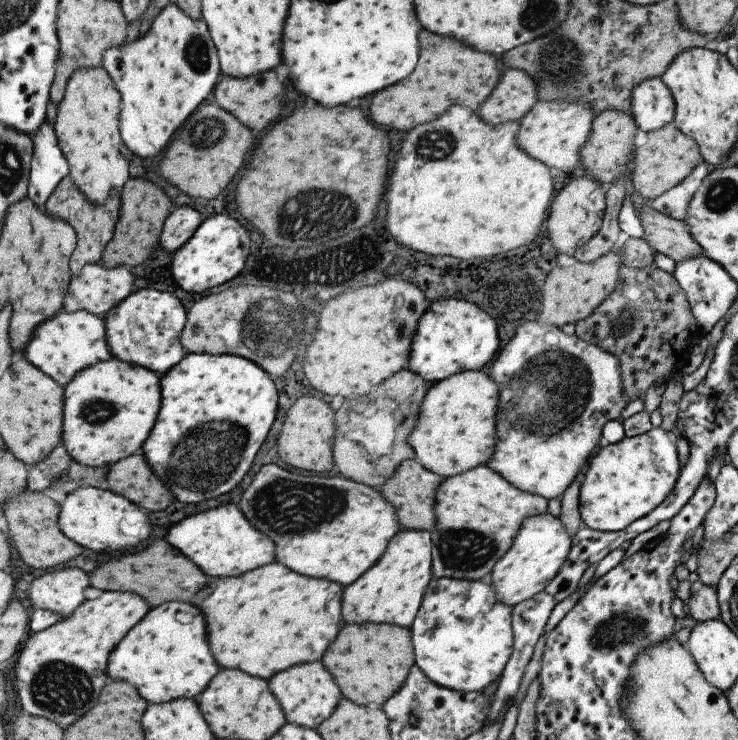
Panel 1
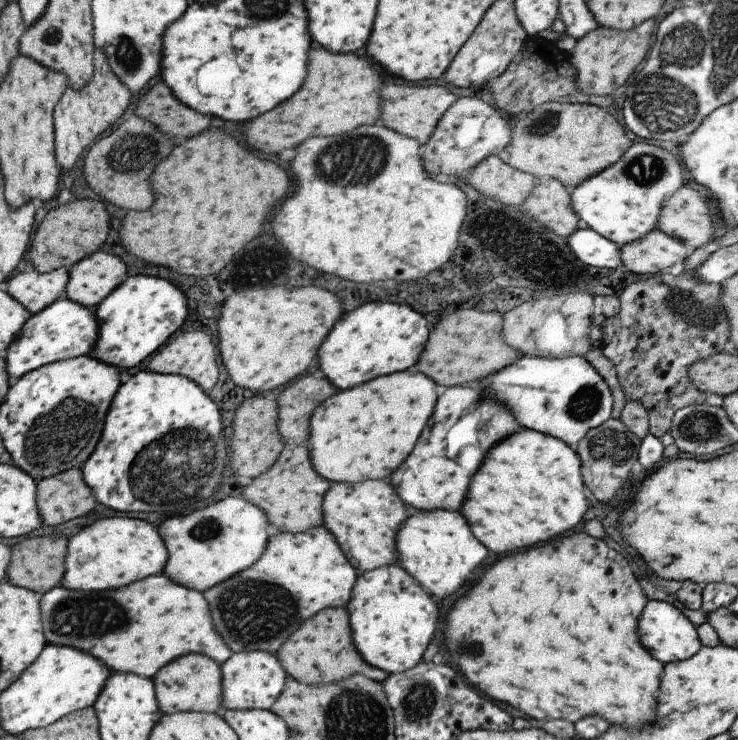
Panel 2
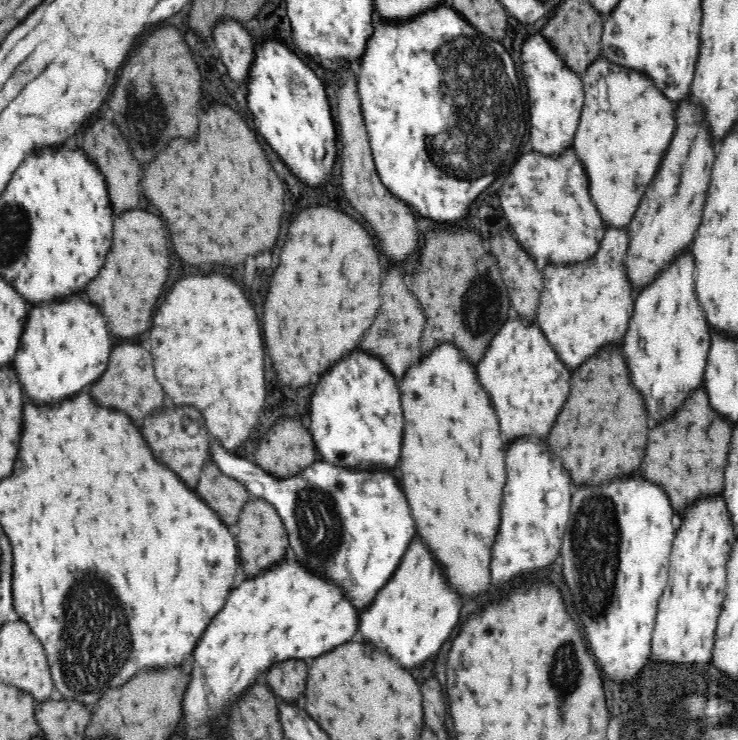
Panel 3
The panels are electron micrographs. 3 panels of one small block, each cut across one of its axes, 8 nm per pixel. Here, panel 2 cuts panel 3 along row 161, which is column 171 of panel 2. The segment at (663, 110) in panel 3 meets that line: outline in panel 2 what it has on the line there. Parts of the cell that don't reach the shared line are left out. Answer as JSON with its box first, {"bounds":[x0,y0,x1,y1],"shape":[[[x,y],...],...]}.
{"bounds":[39,575,232,679],"shape":[[[165,575],[147,576],[145,580],[137,580],[125,588],[117,588],[111,592],[71,592],[61,585],[53,586],[41,594],[39,598],[41,609],[41,630],[46,644],[57,646],[73,646],[83,652],[89,652],[93,658],[105,663],[111,673],[133,673],[148,679],[153,679],[157,668],[165,666],[167,662],[183,654],[205,654],[218,665],[232,655],[223,640],[217,636],[209,608],[201,592],[175,584]]]}

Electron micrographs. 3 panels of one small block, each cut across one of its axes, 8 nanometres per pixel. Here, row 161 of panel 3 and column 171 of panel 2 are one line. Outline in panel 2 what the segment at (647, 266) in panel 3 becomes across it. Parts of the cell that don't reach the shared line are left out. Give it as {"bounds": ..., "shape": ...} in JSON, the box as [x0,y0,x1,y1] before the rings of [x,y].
{"bounds":[153,654,221,715],"shape":[[[187,654],[174,658],[153,676],[153,690],[157,706],[163,715],[176,712],[221,713],[220,665],[201,654]]]}

